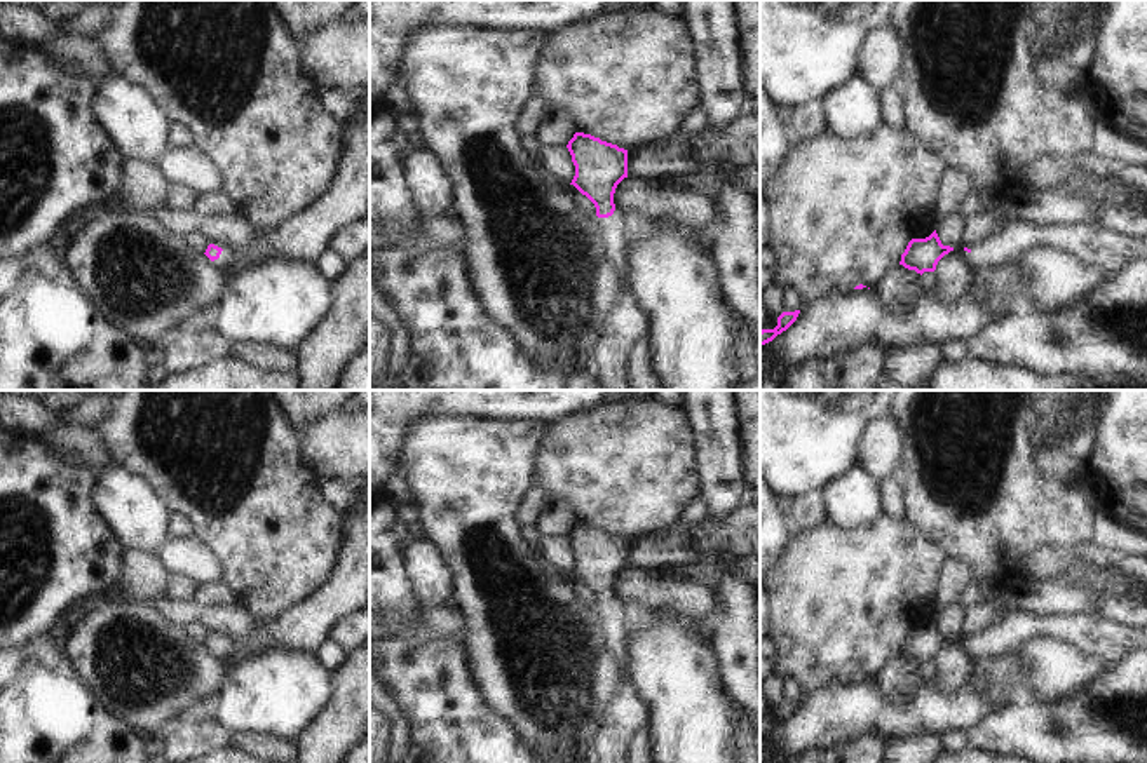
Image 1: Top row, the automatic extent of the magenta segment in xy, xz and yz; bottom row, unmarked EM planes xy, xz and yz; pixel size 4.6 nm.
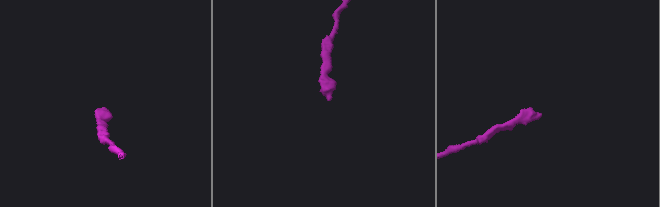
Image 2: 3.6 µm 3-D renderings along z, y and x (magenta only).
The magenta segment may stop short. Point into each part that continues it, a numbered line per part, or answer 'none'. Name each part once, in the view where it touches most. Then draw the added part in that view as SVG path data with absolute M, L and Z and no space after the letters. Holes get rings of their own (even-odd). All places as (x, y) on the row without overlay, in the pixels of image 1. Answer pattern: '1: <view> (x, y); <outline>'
1: xz (624, 713); M621 601L608 608L596 608L605 638L605 650L621 667L621 683L605 706L594 730L589 753L594 763L624 763L629 737L648 723L648 707L640 700L628 676L626 632L622 629Z

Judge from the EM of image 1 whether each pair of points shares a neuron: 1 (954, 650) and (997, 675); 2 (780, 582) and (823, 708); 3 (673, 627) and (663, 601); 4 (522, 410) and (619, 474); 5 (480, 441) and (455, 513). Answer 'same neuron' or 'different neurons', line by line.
1: different neurons
2: different neurons
3: different neurons
4: different neurons
5: same neuron

